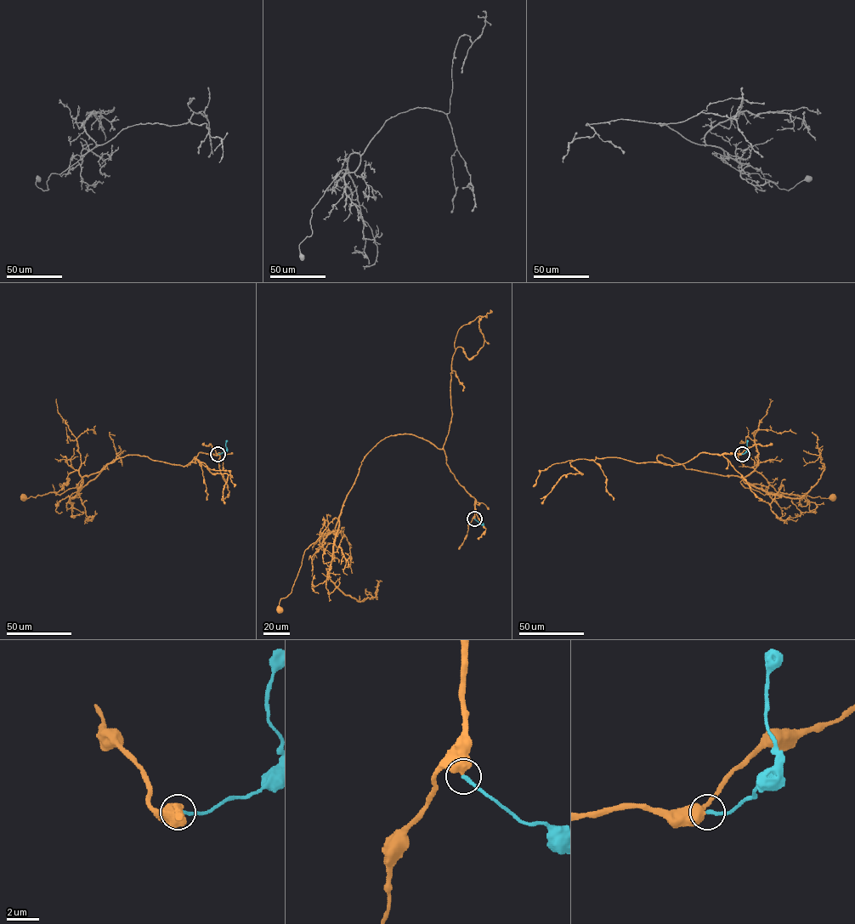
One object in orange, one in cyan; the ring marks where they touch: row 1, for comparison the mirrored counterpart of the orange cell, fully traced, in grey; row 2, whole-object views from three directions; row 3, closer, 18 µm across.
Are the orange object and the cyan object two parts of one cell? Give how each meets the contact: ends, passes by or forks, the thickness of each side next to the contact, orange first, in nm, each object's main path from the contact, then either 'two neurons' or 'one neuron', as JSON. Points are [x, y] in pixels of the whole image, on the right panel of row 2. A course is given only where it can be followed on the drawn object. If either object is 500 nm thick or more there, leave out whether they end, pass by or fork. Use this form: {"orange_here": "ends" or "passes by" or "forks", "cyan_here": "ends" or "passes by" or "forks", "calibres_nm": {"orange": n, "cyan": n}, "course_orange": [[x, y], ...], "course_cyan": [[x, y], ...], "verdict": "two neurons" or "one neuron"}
{"calibres_nm": {"orange": 650, "cyan": 240}, "course_orange": [[742, 454], [701, 452], [671, 466], [657, 460], [738, 476], [764, 495], [832, 496]], "course_cyan": [[742, 454], [748, 450], [748, 440]], "verdict": "one neuron"}

